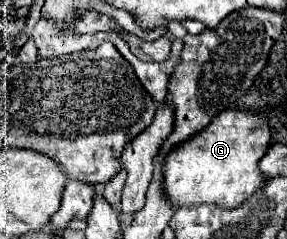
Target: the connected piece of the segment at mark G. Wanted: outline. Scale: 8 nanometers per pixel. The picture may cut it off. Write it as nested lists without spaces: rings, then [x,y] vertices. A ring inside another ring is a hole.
[[[229,109],[217,115],[211,125],[177,145],[165,157],[165,193],[171,203],[175,207],[201,203],[217,203],[225,209],[239,207],[267,183],[267,177],[259,169],[259,161],[271,145],[271,135],[271,125],[257,113]]]

